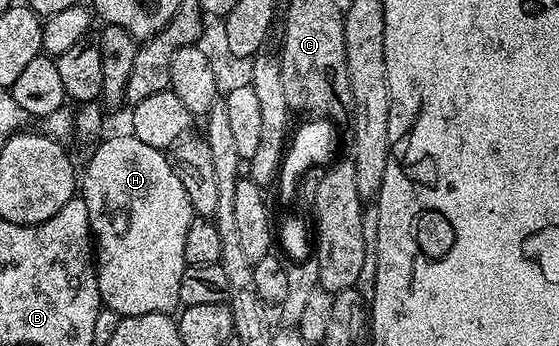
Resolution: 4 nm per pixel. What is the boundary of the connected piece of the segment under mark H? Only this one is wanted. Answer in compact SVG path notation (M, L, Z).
M133 136L126 137L104 137L92 152L87 171L81 174L81 197L85 208L89 208L93 261L95 274L99 276L99 301L106 309L124 318L171 314L171 306L180 305L179 275L181 268L187 266L185 232L189 207L185 188L179 186L177 172L171 169L170 161L165 160L162 153L141 144L141 140Z

